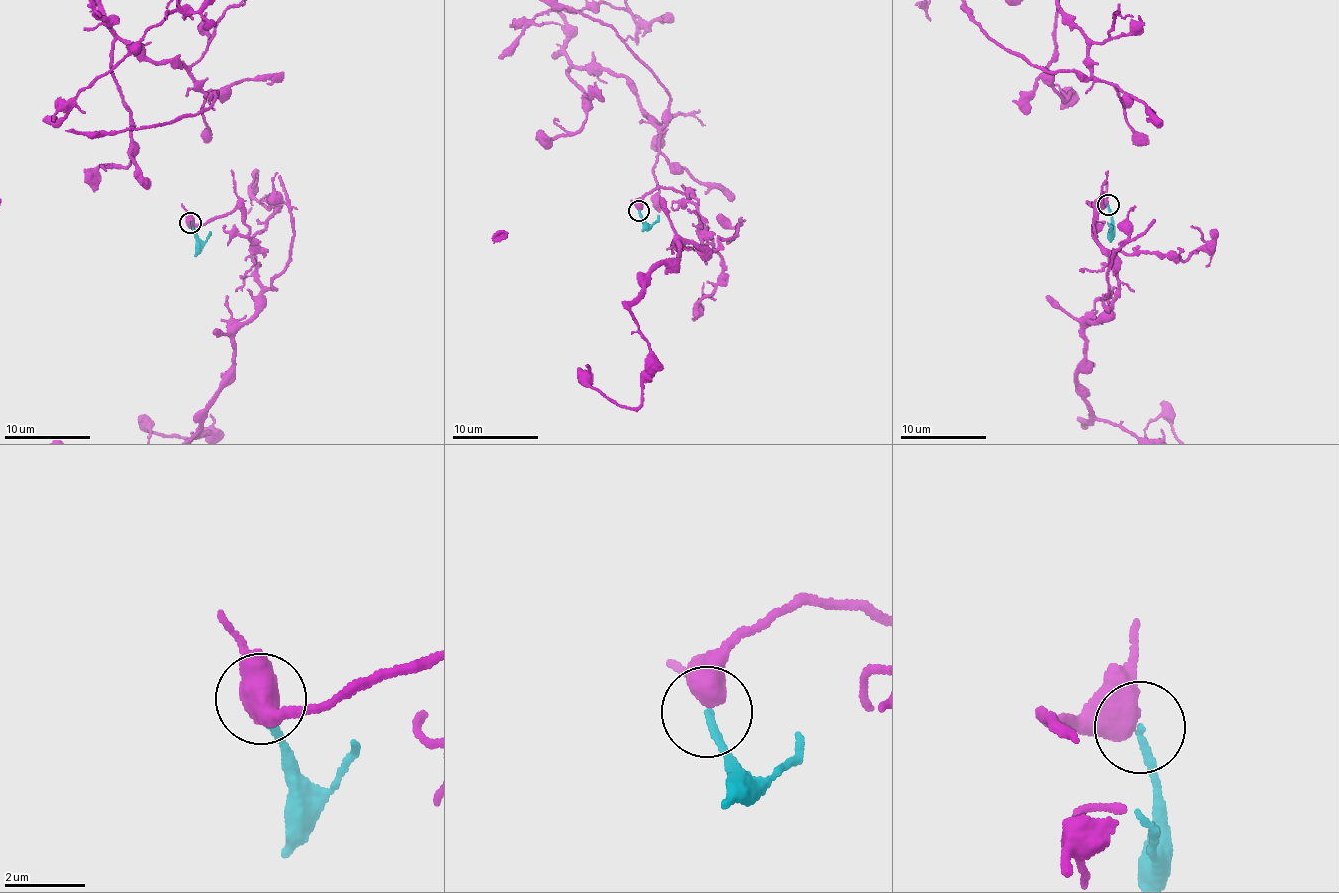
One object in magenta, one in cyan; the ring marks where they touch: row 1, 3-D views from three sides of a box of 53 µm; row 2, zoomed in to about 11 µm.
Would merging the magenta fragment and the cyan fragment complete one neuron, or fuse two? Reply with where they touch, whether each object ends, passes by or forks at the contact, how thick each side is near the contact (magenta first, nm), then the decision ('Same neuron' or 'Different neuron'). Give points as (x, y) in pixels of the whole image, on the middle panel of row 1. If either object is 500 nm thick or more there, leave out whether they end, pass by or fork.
Place: (639, 210). Thickness 650 nm (magenta) against 170 nm. Different neuron

